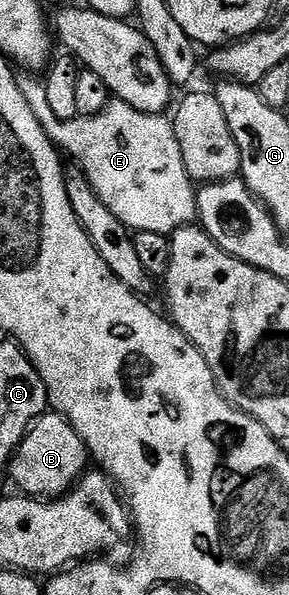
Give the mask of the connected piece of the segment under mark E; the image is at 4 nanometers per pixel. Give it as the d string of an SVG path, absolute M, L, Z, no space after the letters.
M37 78L20 81L23 98L31 106L35 118L43 126L58 149L64 150L73 159L72 163L80 168L82 174L95 186L95 194L134 233L164 232L171 234L177 229L177 212L181 212L181 204L187 204L187 216L182 217L182 227L188 227L197 220L197 192L195 181L189 177L183 166L183 150L179 150L179 138L175 138L172 119L168 115L143 114L122 100L114 99L102 112L94 116L78 116L75 120L57 120L47 102L47 90L44 83Z

